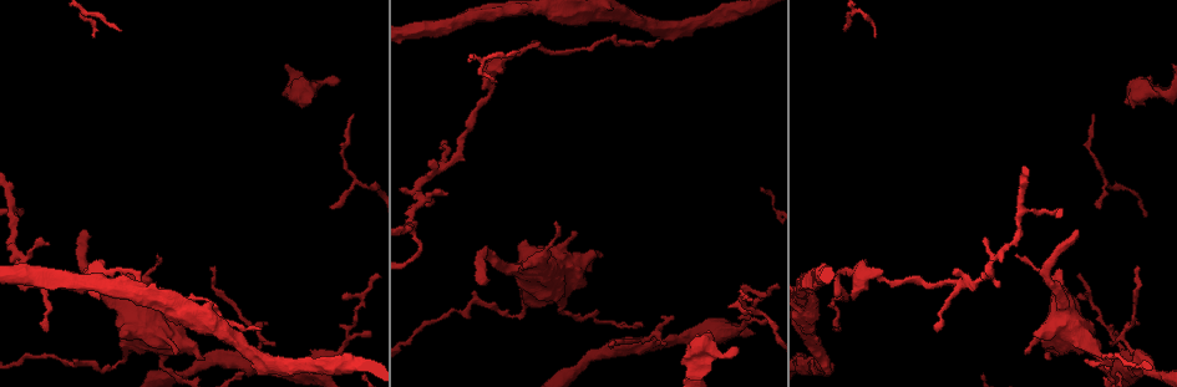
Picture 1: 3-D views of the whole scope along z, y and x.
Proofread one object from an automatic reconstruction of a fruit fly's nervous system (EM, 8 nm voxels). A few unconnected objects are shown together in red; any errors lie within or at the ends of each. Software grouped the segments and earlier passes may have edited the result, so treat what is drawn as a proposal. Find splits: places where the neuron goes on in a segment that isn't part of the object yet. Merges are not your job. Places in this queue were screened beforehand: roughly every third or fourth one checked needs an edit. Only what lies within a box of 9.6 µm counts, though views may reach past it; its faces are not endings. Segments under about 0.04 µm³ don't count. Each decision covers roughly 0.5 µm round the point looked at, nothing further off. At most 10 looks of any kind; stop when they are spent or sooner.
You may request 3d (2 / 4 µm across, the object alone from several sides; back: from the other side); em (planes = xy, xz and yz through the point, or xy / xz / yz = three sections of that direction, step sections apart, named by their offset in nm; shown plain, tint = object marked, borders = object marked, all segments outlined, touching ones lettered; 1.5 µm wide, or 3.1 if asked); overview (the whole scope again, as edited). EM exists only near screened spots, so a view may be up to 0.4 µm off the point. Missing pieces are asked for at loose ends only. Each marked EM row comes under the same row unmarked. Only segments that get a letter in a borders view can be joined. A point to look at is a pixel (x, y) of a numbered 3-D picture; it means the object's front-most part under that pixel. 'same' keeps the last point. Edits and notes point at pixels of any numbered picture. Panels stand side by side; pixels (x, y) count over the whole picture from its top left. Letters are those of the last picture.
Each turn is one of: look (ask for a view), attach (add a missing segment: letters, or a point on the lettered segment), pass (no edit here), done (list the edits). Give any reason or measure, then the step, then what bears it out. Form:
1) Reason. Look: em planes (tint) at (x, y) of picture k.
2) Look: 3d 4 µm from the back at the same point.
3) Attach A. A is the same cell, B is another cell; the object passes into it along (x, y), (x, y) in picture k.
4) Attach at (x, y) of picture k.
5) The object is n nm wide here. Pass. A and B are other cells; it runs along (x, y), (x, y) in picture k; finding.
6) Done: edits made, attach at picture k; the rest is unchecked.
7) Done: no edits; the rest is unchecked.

Look: em xy step 8 (tint) at (939, 330) of picture 1.

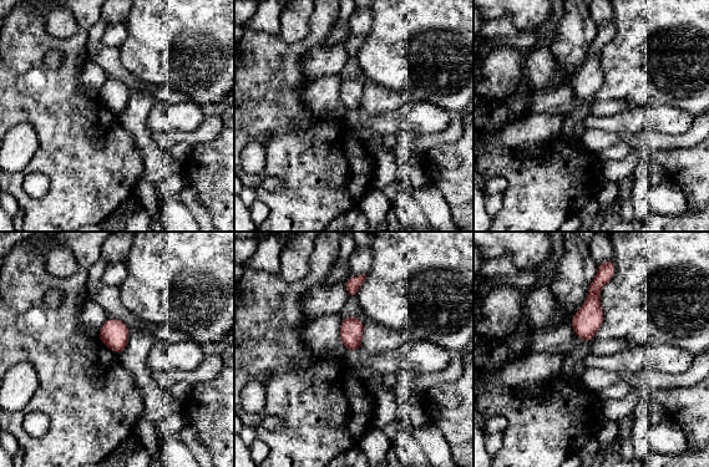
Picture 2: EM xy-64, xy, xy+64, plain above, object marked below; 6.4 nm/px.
Another direction. Look: em planes (borders) at the same point.

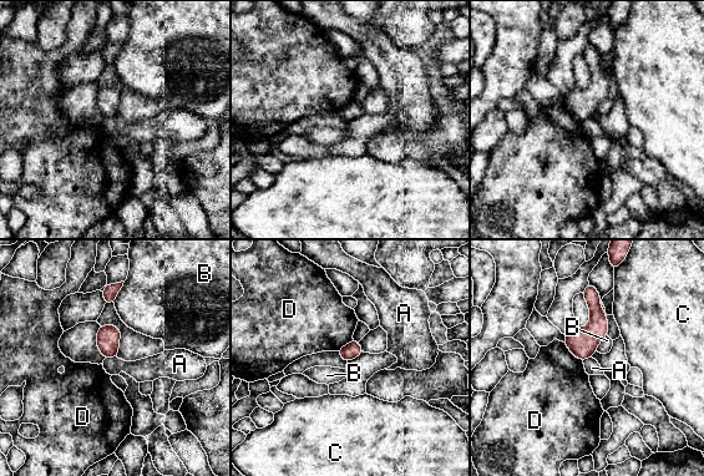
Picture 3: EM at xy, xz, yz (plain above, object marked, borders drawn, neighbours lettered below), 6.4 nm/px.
Pass. A, B, C and D are other cells; a border runs along (116, 356), (105, 359) in picture 3; none of them fits.

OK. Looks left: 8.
Look: em planes (borders) at (996, 288) of picture 1.

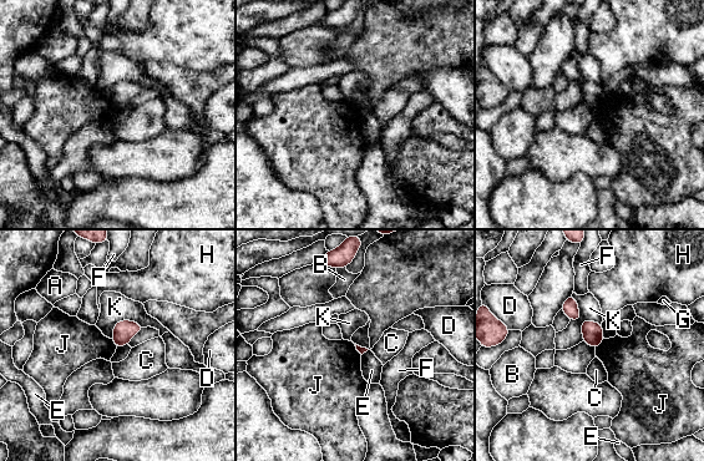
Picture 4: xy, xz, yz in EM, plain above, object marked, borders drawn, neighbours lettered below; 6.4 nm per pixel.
The longest contact is with K, 240 nm. Pass. A, B, C, D, E, F, G, H, J and K are other cells; none of them fits.

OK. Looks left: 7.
Long arm stops here. Look: 3d 4 µm at (483, 284) of picture 1.

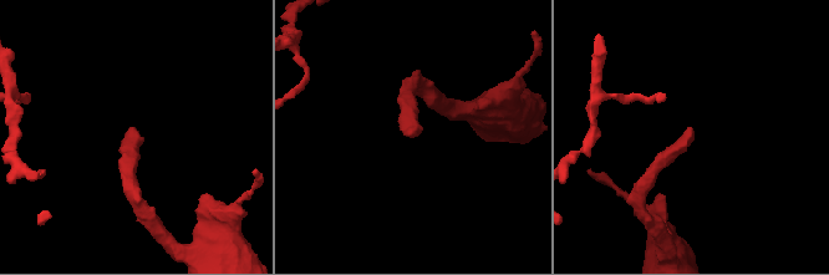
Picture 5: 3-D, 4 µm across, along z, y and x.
Now the EM. Look: em planes (borders) at (130, 128) of picture 5.

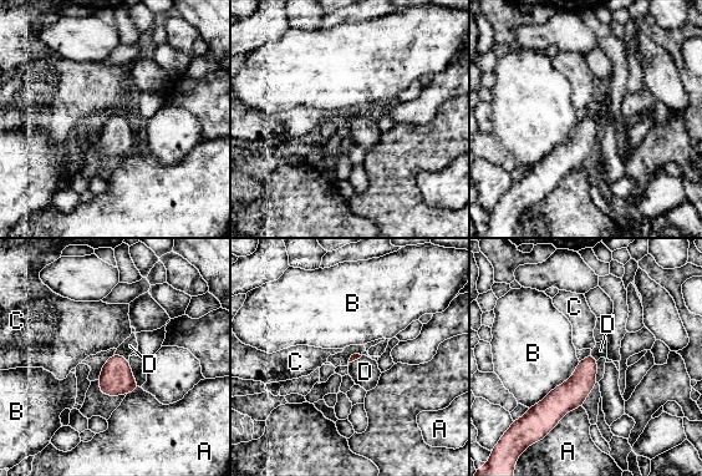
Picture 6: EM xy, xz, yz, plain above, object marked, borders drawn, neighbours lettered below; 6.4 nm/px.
Attach D. D is the same cell, A, B and C are other cells; the object passes into it along (116, 378), (121, 355), (130, 345) in picture 6; it goes on there.

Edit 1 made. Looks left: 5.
An open end. Look: em planes (borders) at (336, 84) of picture 1.

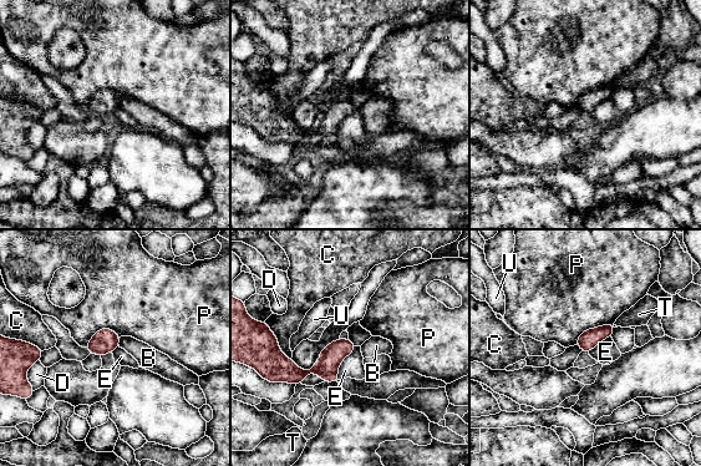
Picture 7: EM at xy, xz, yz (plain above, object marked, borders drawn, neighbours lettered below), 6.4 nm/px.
Pass. B, C, D, E, P, T and U are other cells; a border runs along (356, 347), (341, 361), (338, 379) in picture 7; none of them fits.

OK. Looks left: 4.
Done: edits made, attach at picture 6; the rest is unchecked.

